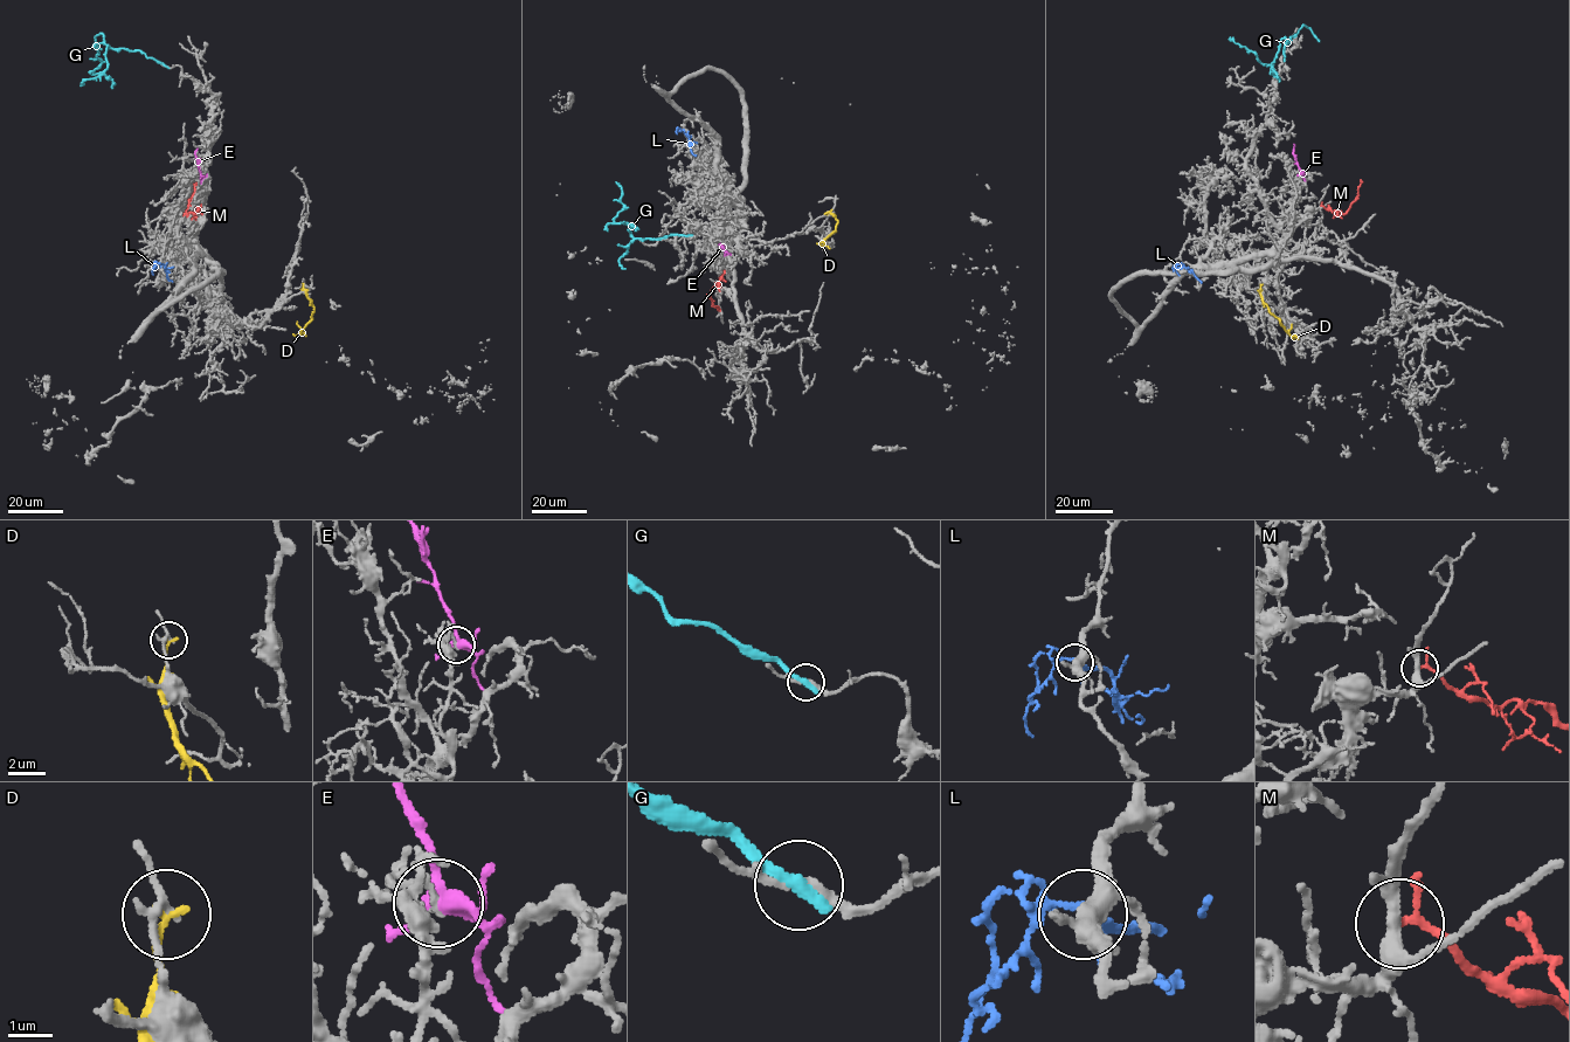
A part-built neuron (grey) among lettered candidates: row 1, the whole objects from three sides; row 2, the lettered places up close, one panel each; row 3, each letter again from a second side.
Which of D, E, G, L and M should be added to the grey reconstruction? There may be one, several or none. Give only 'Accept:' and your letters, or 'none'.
Accept: M

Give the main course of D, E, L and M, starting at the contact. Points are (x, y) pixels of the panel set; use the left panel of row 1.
D: (303, 283), (313, 311), (301, 333), (292, 333)
E: (202, 176), (195, 157), (198, 149)
L: (159, 263), (165, 266), (172, 282)
M: (200, 207), (187, 215), (196, 183)

